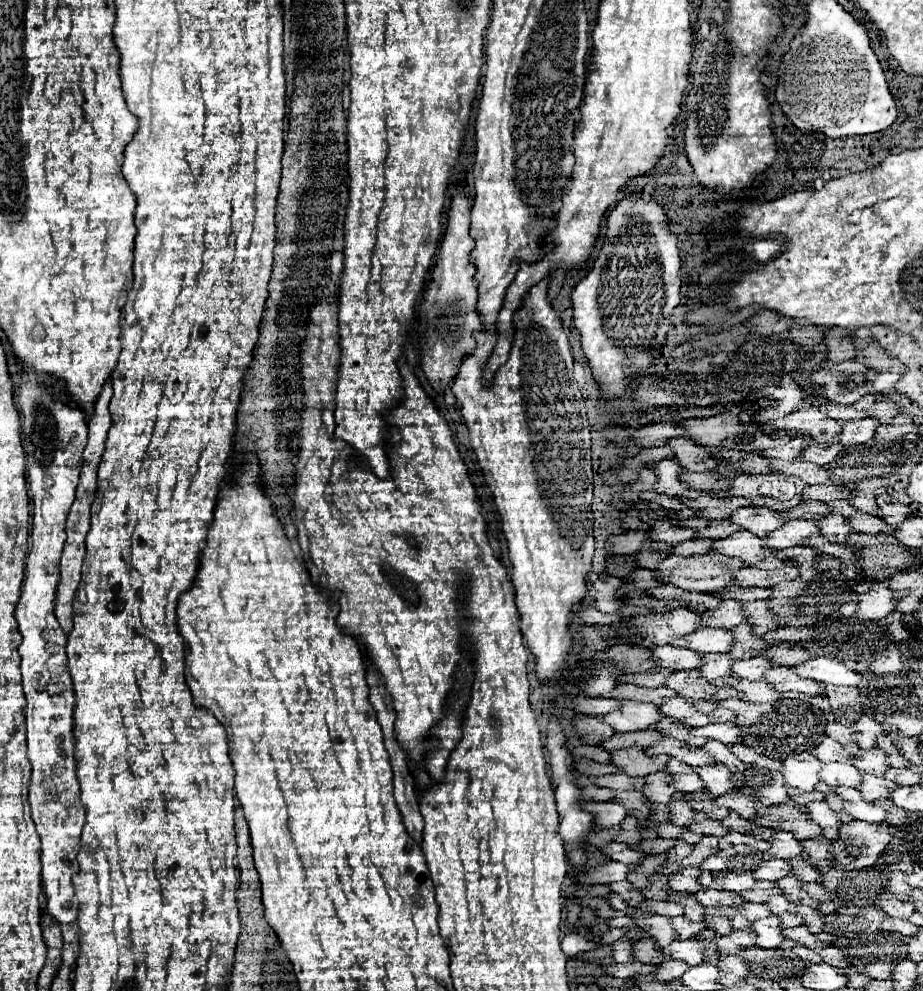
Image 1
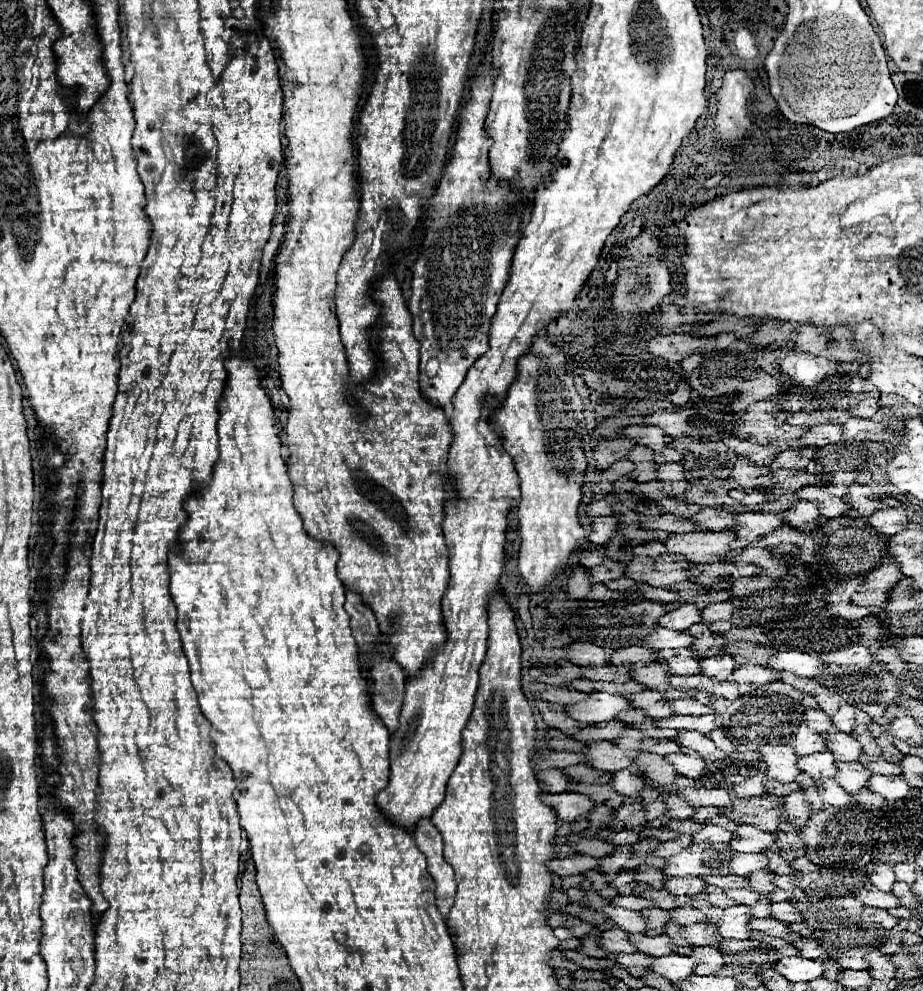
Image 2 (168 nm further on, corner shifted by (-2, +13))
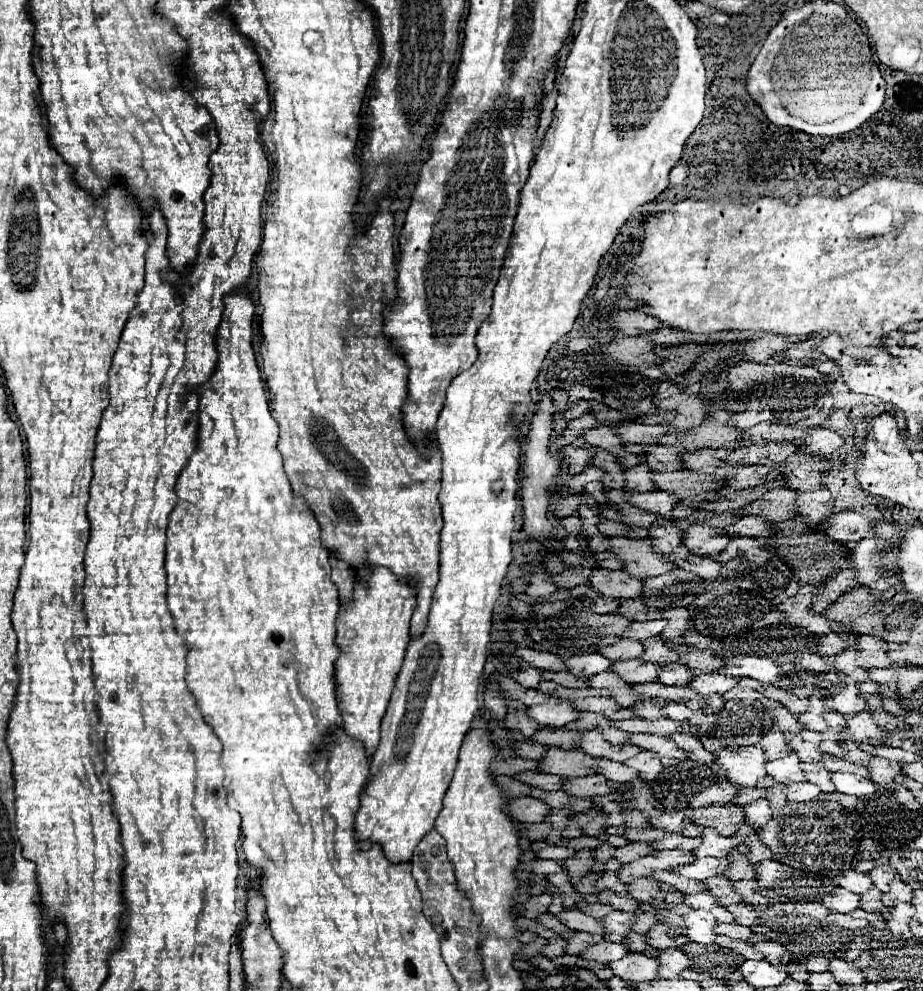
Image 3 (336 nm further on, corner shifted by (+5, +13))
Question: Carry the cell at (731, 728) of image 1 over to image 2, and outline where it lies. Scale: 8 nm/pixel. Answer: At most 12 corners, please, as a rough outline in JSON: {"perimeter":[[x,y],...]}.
{"perimeter":[[719,714],[707,716],[669,716],[653,726],[675,730],[709,730],[721,728]]}

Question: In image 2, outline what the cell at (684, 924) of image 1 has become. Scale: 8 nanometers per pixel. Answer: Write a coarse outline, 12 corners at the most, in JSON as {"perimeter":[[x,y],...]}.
{"perimeter":[[643,908],[641,916],[655,934],[669,922],[669,910]]}

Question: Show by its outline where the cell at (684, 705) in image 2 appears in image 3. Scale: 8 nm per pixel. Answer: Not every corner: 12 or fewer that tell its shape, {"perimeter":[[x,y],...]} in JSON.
{"perimeter":[[644,700],[634,706],[646,720],[662,718],[664,702]]}

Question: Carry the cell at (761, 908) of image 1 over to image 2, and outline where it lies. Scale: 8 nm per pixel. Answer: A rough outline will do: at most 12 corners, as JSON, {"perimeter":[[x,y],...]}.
{"perimeter":[[710,885],[706,888],[709,904],[725,909],[735,905],[724,892]]}

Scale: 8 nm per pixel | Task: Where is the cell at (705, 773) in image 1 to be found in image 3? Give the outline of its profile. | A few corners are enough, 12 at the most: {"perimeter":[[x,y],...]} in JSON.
{"perimeter":[[640,752],[626,764],[644,780],[664,772],[662,760],[652,752]]}

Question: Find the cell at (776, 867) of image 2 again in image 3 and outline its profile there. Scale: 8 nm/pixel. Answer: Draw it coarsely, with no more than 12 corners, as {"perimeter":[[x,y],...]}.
{"perimeter":[[742,852],[728,856],[730,868],[724,872],[730,880],[754,878],[754,862]]}

